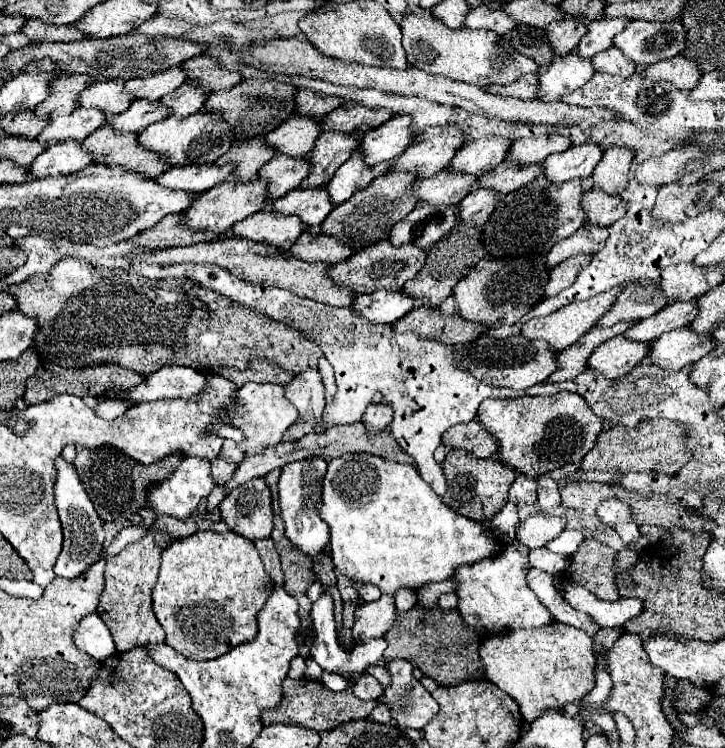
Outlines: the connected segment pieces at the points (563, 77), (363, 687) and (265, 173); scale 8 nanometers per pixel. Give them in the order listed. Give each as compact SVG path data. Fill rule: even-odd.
M569 53L559 59L553 61L547 71L539 73L537 99L543 103L555 103L563 95L573 93L595 73L591 63L575 53Z
M361 675L361 679L357 679L353 683L353 693L359 699L379 699L379 695L383 693L381 683L373 677L373 675Z
M275 155L263 169L259 169L257 179L267 181L267 199L275 201L289 191L297 189L301 179L307 177L309 171L309 161L305 157L301 159L291 159L285 155Z

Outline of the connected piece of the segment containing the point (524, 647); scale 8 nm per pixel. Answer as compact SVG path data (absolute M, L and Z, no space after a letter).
M551 621L539 629L521 629L487 637L479 647L479 655L485 665L485 677L517 701L527 723L533 723L545 711L561 711L595 687L591 637L581 629L559 621Z

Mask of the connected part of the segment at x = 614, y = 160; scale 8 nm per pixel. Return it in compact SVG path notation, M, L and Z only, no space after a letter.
M609 147L591 175L593 179L591 189L605 191L607 195L619 195L627 187L627 173L631 159L633 159L633 149Z

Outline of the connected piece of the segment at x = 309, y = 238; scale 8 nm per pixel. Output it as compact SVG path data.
M303 233L295 241L295 245L289 249L289 253L291 253L291 257L301 259L301 261L309 261L309 263L321 261L321 263L333 265L337 261L347 259L353 251L345 243L341 243L333 237L327 237L321 233L315 233L315 235Z

